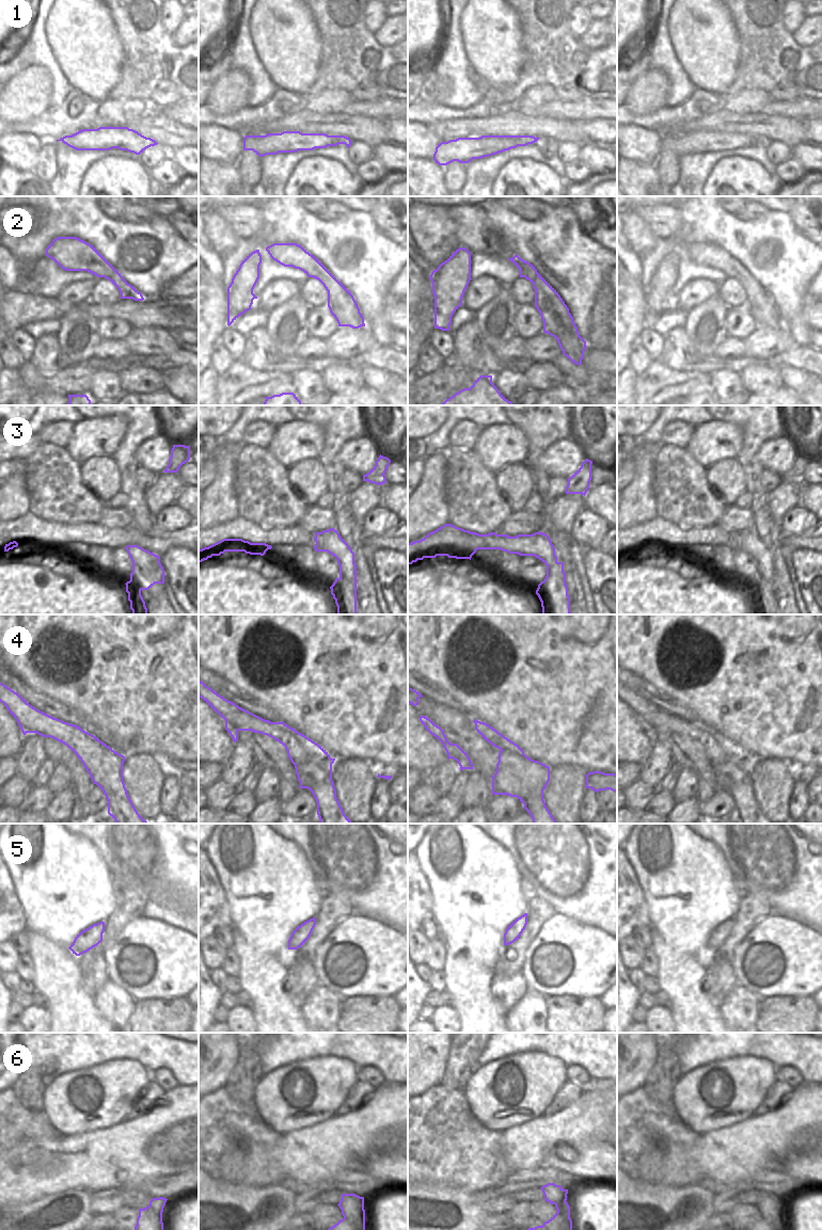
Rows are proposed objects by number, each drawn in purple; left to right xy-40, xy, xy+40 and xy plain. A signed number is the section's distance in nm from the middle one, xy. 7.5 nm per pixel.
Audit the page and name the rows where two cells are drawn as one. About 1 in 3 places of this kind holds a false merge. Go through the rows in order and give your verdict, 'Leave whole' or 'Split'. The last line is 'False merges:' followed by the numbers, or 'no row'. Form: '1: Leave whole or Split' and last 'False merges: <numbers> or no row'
1: Leave whole
2: Leave whole
3: Split
4: Split
5: Leave whole
6: Leave whole
False merges: 3, 4

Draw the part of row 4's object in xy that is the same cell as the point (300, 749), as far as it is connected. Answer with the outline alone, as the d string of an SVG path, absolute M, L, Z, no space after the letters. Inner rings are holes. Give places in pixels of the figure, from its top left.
M199 680L199 697L237 731L267 735L282 744L294 765L320 763L327 767L326 779L316 782L311 792L317 802L320 824L353 824L344 813L332 781L332 764L328 752L318 744L282 722L265 720L224 699Z

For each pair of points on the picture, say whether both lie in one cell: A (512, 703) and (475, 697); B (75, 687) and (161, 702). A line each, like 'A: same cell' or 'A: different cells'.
A: same cell
B: same cell

